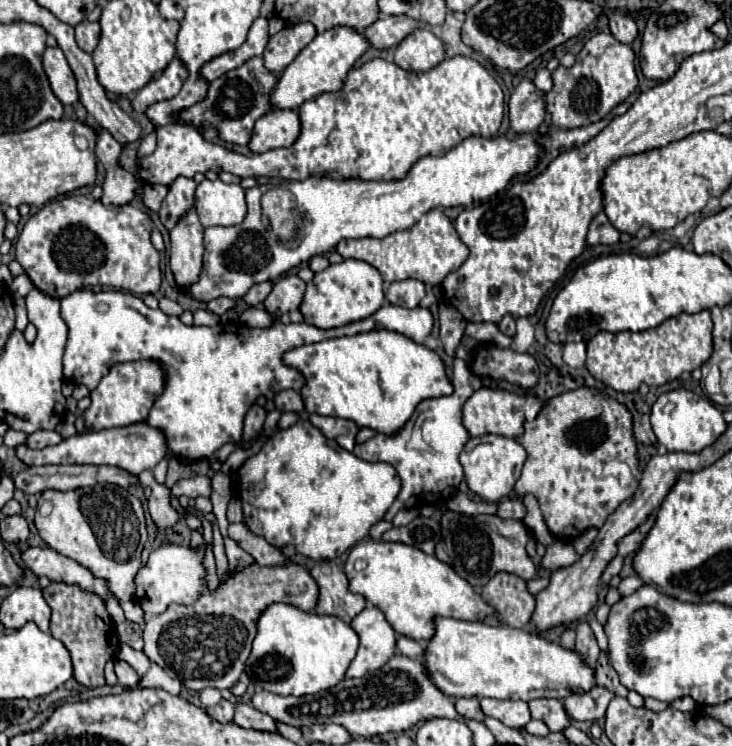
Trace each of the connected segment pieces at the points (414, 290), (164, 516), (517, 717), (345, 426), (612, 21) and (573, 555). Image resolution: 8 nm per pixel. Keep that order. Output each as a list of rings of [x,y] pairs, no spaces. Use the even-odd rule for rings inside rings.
[[[421,280],[391,282],[385,296],[391,304],[403,306],[403,308],[415,308],[415,306],[419,306],[421,298],[425,296],[425,284]]]
[[[141,472],[139,478],[141,478],[141,484],[143,486],[147,486],[151,482],[149,484],[151,496],[147,500],[147,508],[149,508],[149,514],[153,518],[155,526],[159,530],[167,530],[167,528],[175,526],[177,520],[181,518],[181,514],[171,506],[171,492],[169,492],[169,488],[163,486],[163,484],[157,484],[153,480],[153,474],[151,472]]]
[[[483,698],[481,700],[481,710],[485,712],[485,716],[497,718],[499,722],[503,722],[509,728],[521,730],[527,726],[527,722],[531,720],[527,702],[523,700],[497,700],[497,698]]]
[[[311,414],[309,416],[311,424],[317,426],[327,438],[335,440],[339,446],[343,446],[345,450],[353,450],[355,446],[355,436],[359,432],[359,426],[351,420],[343,420],[343,418],[333,418],[333,416],[319,416],[319,414]]]
[[[615,12],[611,18],[609,18],[609,28],[611,28],[611,34],[621,42],[621,44],[631,44],[639,30],[637,30],[637,24],[633,18],[629,16],[623,16],[621,12]]]
[[[553,542],[547,546],[547,552],[545,556],[541,558],[541,568],[553,572],[553,570],[559,570],[559,568],[565,568],[565,566],[571,566],[575,560],[577,560],[577,552],[571,544],[563,544],[563,542]]]

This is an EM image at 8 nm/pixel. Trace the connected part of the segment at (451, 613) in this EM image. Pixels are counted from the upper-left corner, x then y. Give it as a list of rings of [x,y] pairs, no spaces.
[[[373,538],[357,542],[349,550],[345,576],[349,578],[349,588],[379,608],[395,632],[413,640],[429,640],[433,636],[435,628],[431,620],[435,616],[481,622],[493,614],[493,608],[449,564],[403,542]]]

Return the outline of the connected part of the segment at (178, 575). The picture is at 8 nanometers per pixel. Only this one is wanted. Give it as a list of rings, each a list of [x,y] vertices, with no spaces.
[[[161,546],[149,554],[149,560],[141,570],[135,574],[135,596],[137,602],[141,604],[143,612],[147,616],[157,616],[161,614],[169,604],[191,604],[203,590],[205,582],[205,572],[201,568],[201,558],[203,558],[205,546],[199,550],[191,550],[185,546]]]

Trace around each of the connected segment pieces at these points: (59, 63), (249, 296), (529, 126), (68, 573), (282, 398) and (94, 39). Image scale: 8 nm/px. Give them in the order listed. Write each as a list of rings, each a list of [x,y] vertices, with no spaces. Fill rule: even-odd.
[[[47,48],[43,54],[43,68],[51,82],[55,96],[63,104],[75,104],[79,100],[77,82],[75,82],[73,70],[67,64],[65,54],[59,48]]]
[[[261,282],[261,284],[253,286],[253,288],[245,294],[245,302],[247,302],[249,306],[261,304],[261,302],[267,298],[267,294],[271,292],[271,288],[273,288],[273,282]]]
[[[521,80],[509,98],[509,130],[513,134],[533,134],[545,116],[543,92],[531,80]]]
[[[49,546],[27,548],[21,558],[27,564],[27,568],[31,568],[37,576],[47,576],[53,582],[65,582],[65,584],[79,586],[85,592],[97,594],[103,602],[107,602],[107,598],[111,596],[109,584],[103,578],[93,576],[91,570],[85,570],[81,564],[61,556]]]
[[[283,390],[275,396],[275,408],[279,412],[303,412],[303,400],[297,390]]]
[[[83,20],[81,24],[75,26],[75,42],[77,42],[77,46],[79,46],[81,50],[85,50],[85,52],[89,52],[89,54],[91,54],[93,48],[97,46],[99,34],[101,34],[101,28],[99,28],[97,22],[87,22],[87,20]]]

